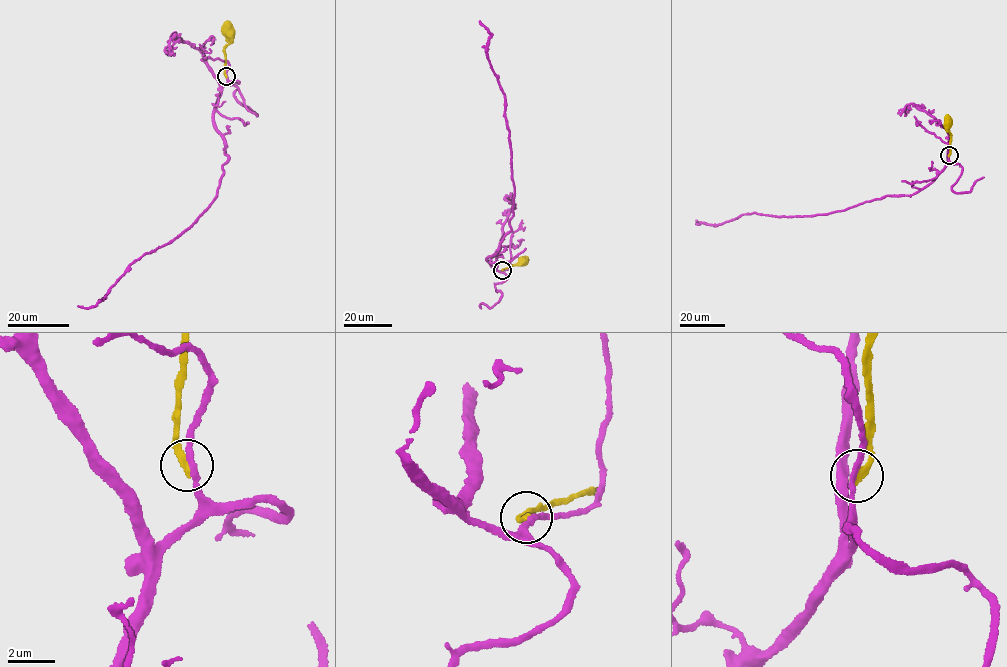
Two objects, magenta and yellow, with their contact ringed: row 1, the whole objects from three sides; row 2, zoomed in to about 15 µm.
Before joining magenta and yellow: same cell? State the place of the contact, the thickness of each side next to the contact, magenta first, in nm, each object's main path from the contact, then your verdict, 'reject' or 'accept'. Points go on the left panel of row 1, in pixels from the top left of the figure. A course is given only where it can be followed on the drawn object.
at (226, 76); 220 nm thick on the magenta side, 300 nm on the other; magenta runs (225, 75), (213, 115), (228, 157), (216, 198), (179, 236), (130, 264), (95, 306), (77, 306); yellow runs (225, 76), (227, 30); reject

